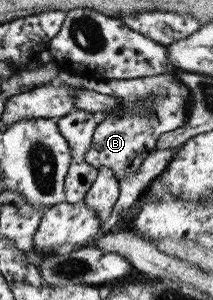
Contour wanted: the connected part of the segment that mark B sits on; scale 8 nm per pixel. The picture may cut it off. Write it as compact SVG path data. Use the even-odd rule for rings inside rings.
M60 70L58 82L64 82L71 86L76 83L94 88L98 92L113 94L121 98L123 110L121 114L108 116L101 121L92 136L92 145L85 153L84 162L94 167L108 167L118 177L118 180L126 177L128 173L136 173L140 164L155 151L155 145L159 135L167 131L174 131L188 123L192 108L192 95L189 87L184 85L175 73L153 75L136 79L109 79L98 81L94 79L82 79L79 75L72 75ZM153 97L153 112L142 115L141 101Z

